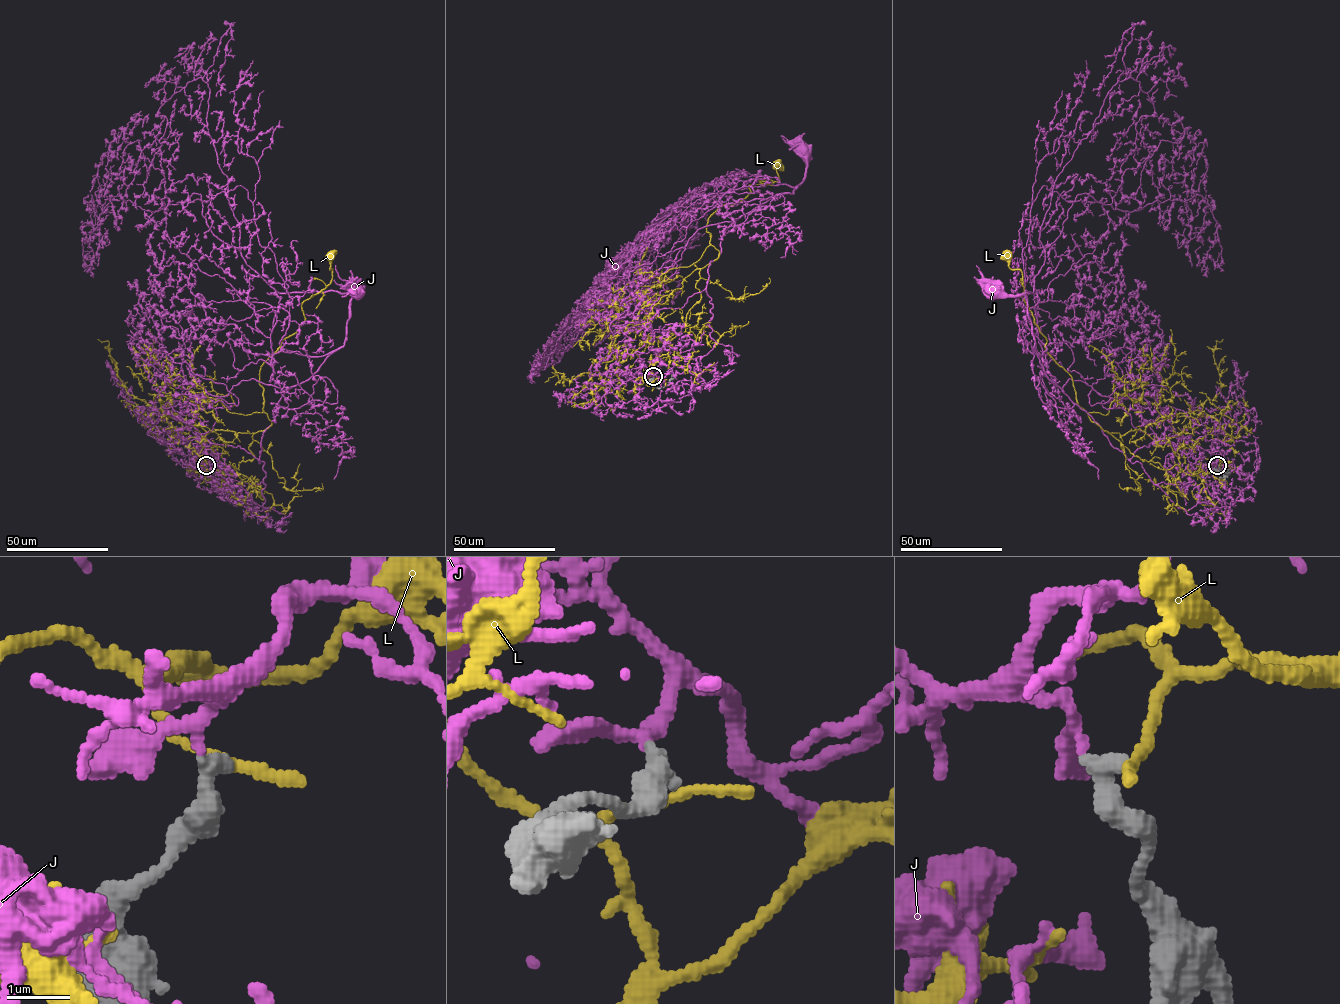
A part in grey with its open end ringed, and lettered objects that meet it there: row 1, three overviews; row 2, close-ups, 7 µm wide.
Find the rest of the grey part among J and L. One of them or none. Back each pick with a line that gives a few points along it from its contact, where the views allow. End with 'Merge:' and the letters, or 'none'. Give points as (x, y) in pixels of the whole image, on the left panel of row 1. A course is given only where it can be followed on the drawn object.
J: via (206, 464), (202, 462), (204, 438), (239, 446), (259, 459), (261, 437), (277, 403), (343, 344), (356, 291)
Merge: J

